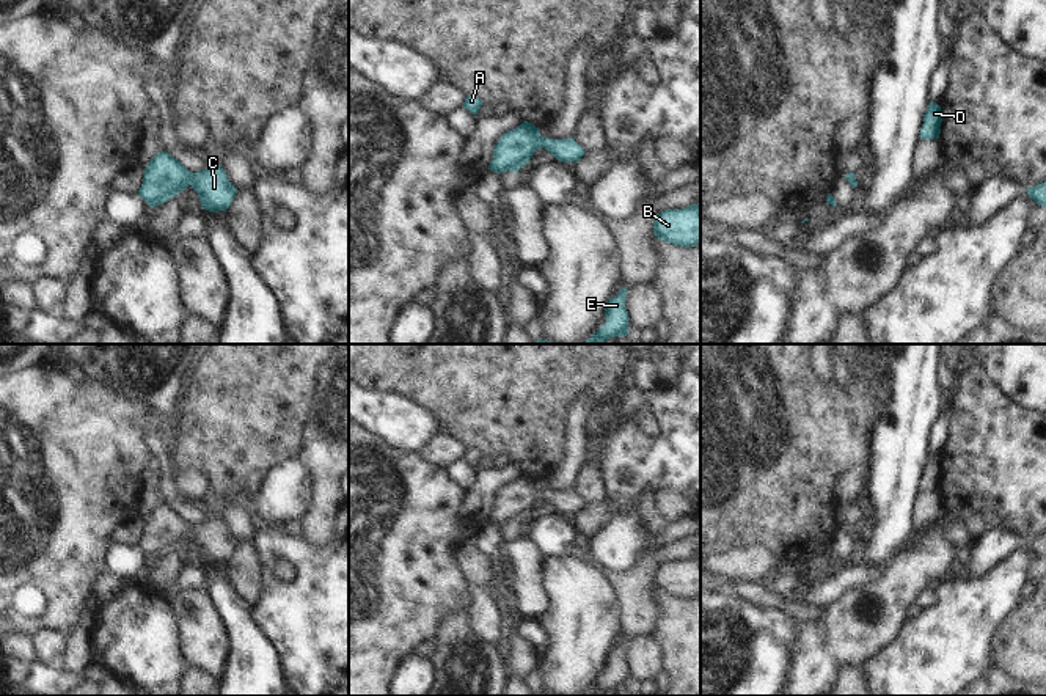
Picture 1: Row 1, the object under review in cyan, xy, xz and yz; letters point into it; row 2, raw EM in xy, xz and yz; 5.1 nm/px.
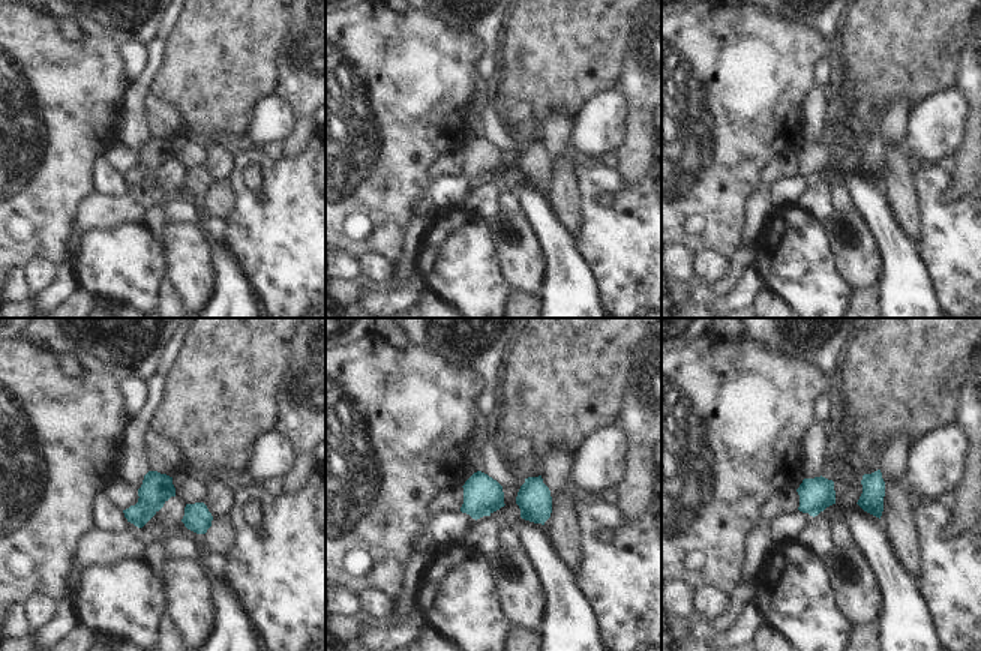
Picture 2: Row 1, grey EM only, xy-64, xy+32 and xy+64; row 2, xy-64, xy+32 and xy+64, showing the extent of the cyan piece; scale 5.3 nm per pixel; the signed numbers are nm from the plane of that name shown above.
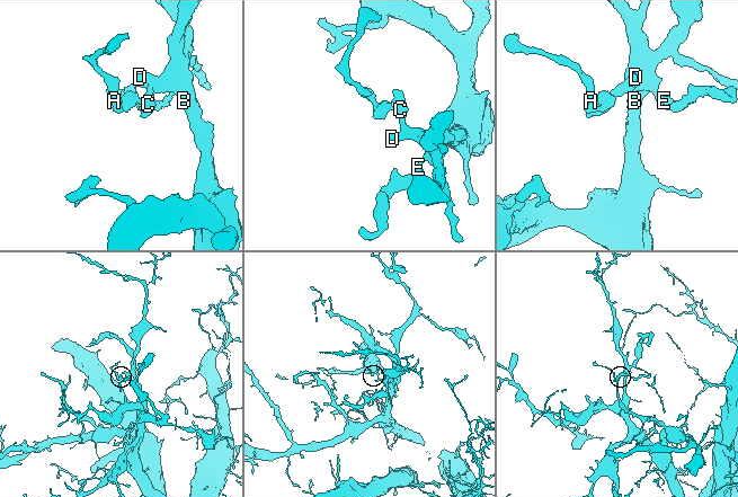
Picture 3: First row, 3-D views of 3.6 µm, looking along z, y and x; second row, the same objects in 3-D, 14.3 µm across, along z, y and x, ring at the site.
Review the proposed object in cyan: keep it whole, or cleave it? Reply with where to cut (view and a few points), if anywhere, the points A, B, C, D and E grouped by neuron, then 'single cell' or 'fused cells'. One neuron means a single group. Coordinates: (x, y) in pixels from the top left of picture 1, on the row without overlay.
no cut; A B C D E; single cell

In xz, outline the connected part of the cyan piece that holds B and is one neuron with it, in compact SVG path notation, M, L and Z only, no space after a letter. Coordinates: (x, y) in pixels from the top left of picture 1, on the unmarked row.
M700 558L663 562L653 573L653 586L678 599L697 597L700 594Z

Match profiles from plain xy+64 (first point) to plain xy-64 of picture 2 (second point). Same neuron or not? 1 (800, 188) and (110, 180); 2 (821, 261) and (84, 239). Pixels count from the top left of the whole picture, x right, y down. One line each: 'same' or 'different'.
1: same
2: same

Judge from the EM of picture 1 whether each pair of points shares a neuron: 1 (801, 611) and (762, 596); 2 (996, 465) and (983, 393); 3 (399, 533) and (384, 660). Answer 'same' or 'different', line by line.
1: same
2: same
3: same

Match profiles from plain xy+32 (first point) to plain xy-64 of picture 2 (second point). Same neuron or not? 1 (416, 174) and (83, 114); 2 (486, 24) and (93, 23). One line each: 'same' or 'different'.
1: same
2: same

